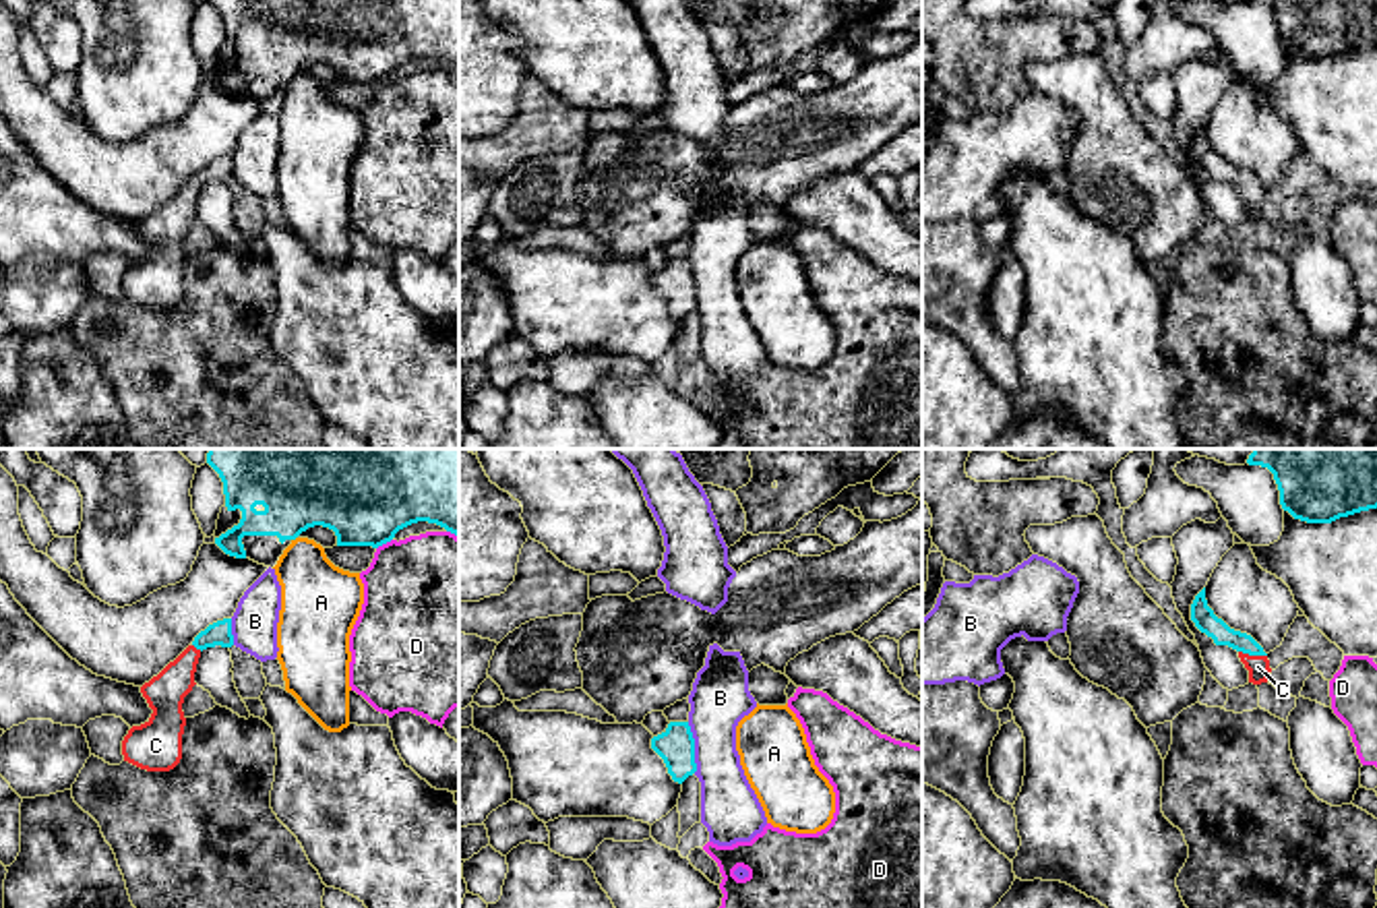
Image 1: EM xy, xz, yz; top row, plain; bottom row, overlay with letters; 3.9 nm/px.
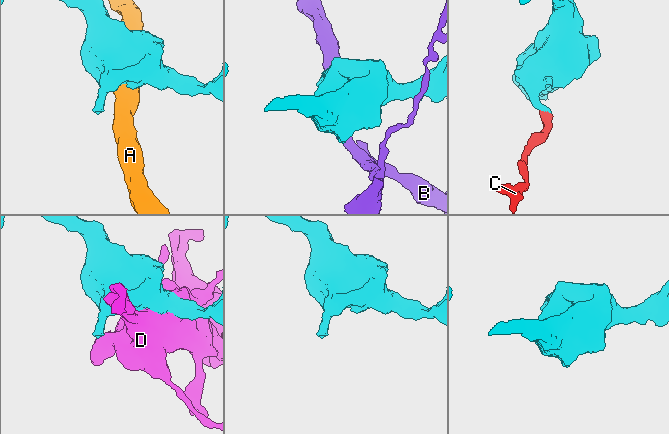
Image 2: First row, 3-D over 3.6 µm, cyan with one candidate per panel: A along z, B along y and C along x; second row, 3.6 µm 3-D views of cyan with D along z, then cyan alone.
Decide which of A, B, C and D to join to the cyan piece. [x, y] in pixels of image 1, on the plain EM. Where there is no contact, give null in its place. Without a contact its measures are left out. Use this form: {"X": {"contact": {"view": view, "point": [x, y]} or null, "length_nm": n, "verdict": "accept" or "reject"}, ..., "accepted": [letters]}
{"A": {"contact": {"view": "xy", "point": [294, 75]}, "length_nm": 30, "verdict": "reject"}, "B": {"contact": {"view": "xz", "point": [693, 284]}, "length_nm": 200, "verdict": "reject"}, "C": {"contact": {"view": "yz", "point": [1253, 191]}, "length_nm": 110, "verdict": "accept"}, "D": {"contact": {"view": "xy", "point": [383, 79]}, "length_nm": 80, "verdict": "reject"}, "accepted": ["C"]}

